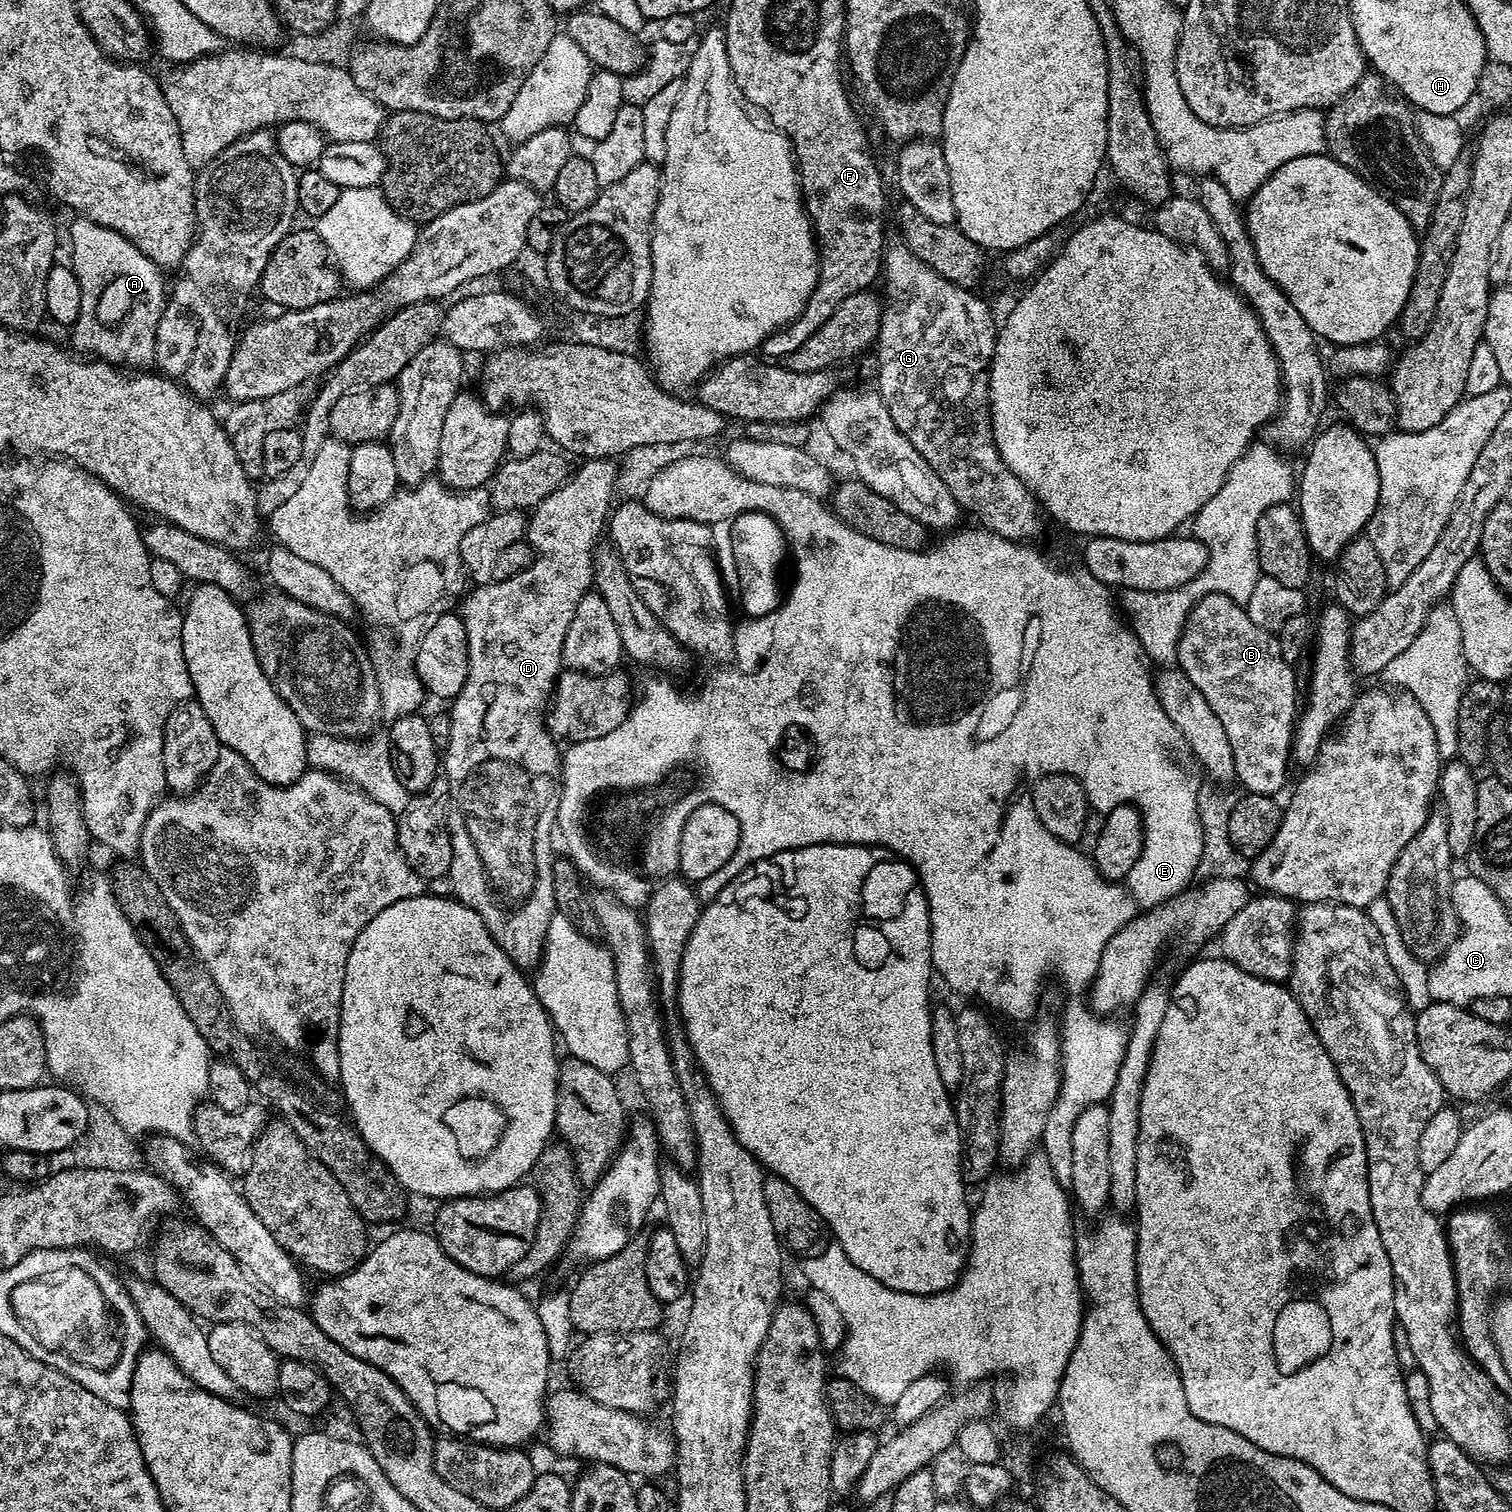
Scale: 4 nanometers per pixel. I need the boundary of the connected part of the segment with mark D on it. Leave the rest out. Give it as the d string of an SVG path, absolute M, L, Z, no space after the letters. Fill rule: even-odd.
M588 458L581 464L584 465L577 473L575 471L560 488L535 507L527 521L526 540L536 547L536 561L525 572L509 580L501 579L499 582L473 587L462 600L462 615L468 639L468 681L455 700L451 701L450 706L454 708L452 724L458 724L458 734L468 738L476 734L474 720L482 722L484 716L504 716L504 730L514 730L514 738L518 738L510 756L528 768L536 769L536 772L547 771L552 764L562 764L561 749L556 749L557 741L548 731L546 705L562 675L566 630L570 630L570 622L574 622L574 610L578 610L578 602L582 602L594 584L594 553L601 539L600 531L603 528L605 531L613 507L612 494L617 483L618 468L611 459ZM474 696L484 696L482 702L488 700L492 706L496 704L498 710L504 708L504 714L490 714L492 706L488 706L488 712L486 706L482 706L484 710L478 706L474 712Z

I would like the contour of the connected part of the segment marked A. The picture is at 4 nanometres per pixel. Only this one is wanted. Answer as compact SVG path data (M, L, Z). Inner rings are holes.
M76 218L72 224L72 260L70 267L76 271L76 277L80 279L82 286L82 304L88 304L82 308L82 314L78 314L76 323L71 325L70 332L80 332L84 336L86 332L86 346L88 351L94 348L104 348L104 350L118 350L120 366L123 366L128 360L144 360L142 370L147 369L155 361L155 332L158 330L159 318L163 313L166 301L166 286L164 290L165 273L157 266L153 260L146 258L142 250L138 250L129 242L121 232L106 230L101 224L95 224L92 220ZM92 288L98 288L96 298L100 300L98 304L102 308L96 308L92 312ZM122 324L124 330L118 330L116 326ZM132 326L132 336L130 342L126 340L126 330Z

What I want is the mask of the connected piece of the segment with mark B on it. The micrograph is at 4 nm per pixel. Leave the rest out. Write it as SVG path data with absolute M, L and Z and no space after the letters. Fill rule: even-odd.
M1210 594L1194 605L1191 612L1188 613L1188 619L1184 621L1183 639L1187 642L1181 643L1178 649L1179 671L1184 672L1186 678L1190 678L1190 682L1194 682L1194 686L1198 686L1202 698L1206 698L1206 702L1210 702L1210 710L1214 710L1214 714L1218 714L1218 722L1222 722L1222 730L1226 730L1226 738L1230 738L1230 746L1232 747L1234 762L1236 763L1235 779L1237 781L1241 780L1248 792L1260 794L1260 790L1268 790L1270 760L1290 760L1290 757L1284 752L1284 740L1294 740L1294 729L1298 723L1298 704L1296 708L1297 669L1293 665L1288 664L1286 658L1282 658L1282 650L1278 646L1276 636L1271 632L1262 630L1262 626L1254 626L1247 607L1242 604L1236 604L1229 596L1223 596L1222 594Z

